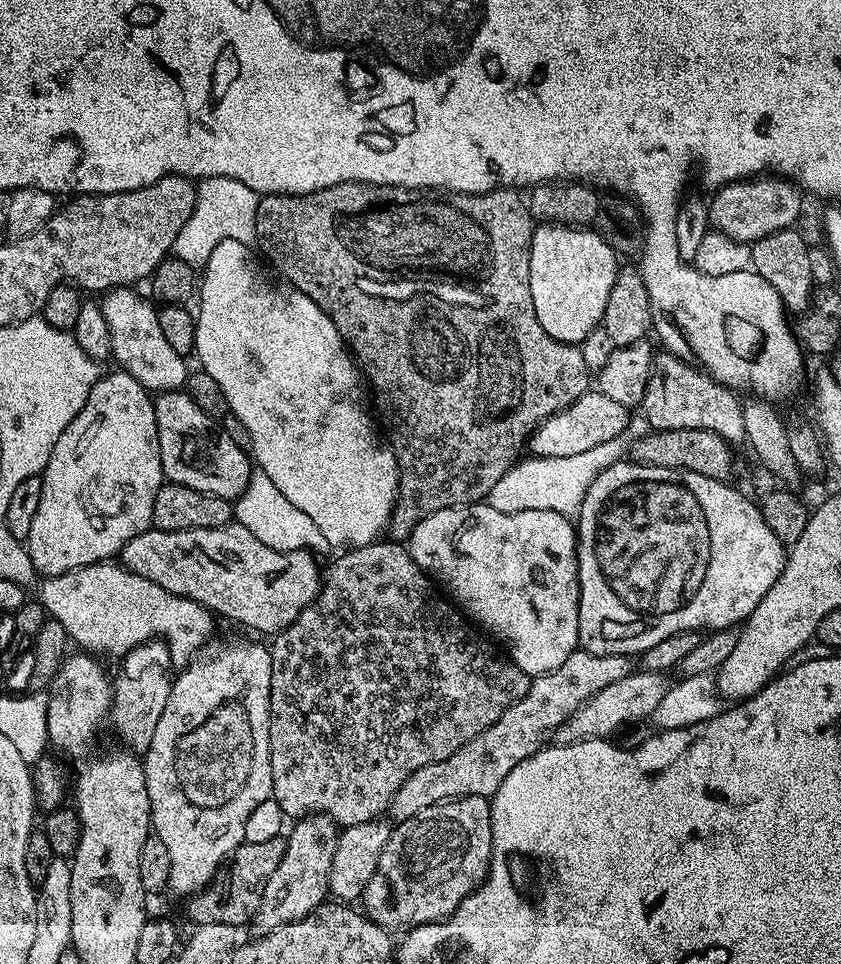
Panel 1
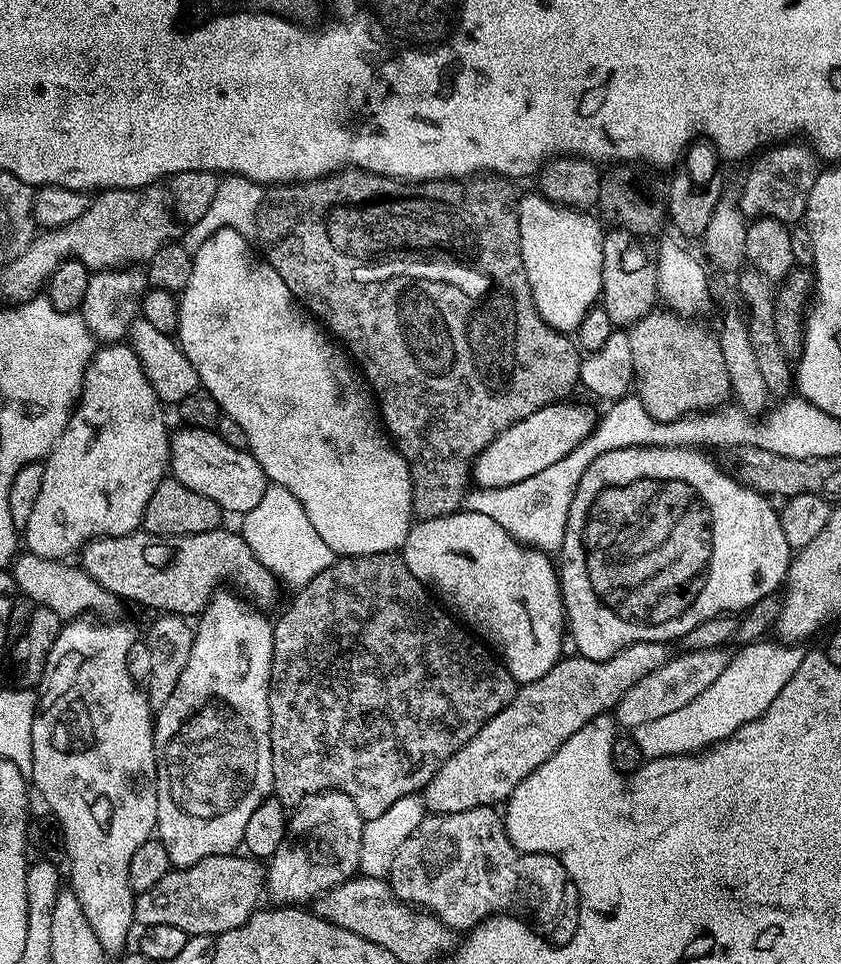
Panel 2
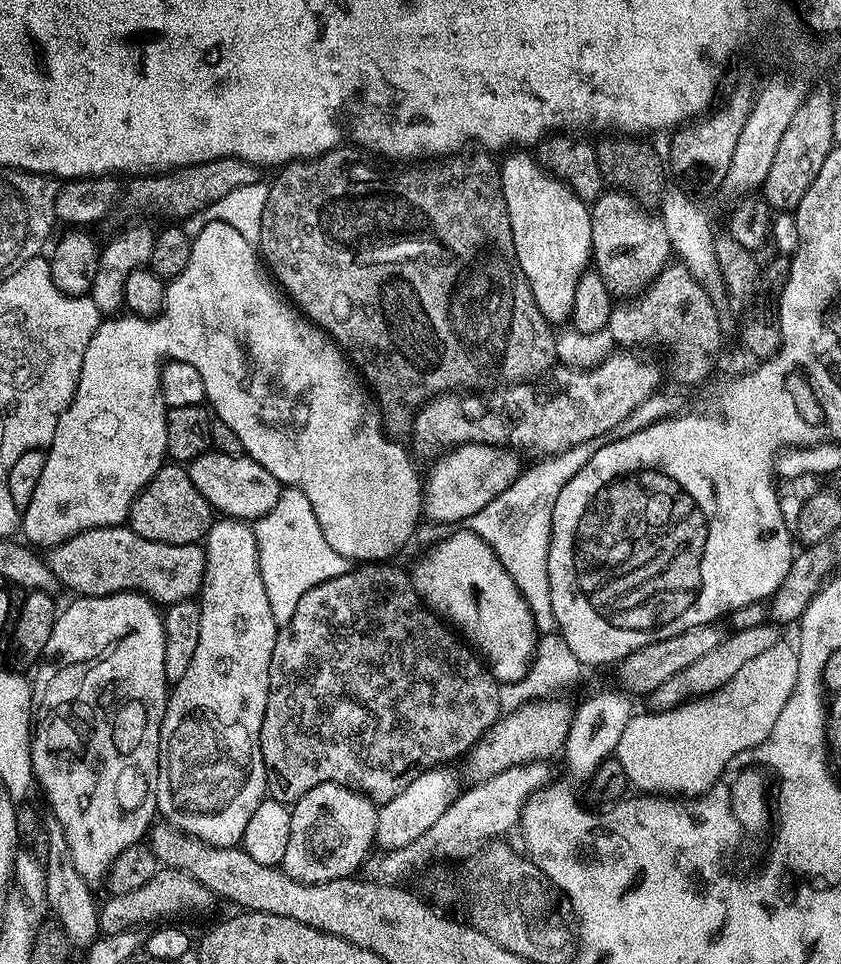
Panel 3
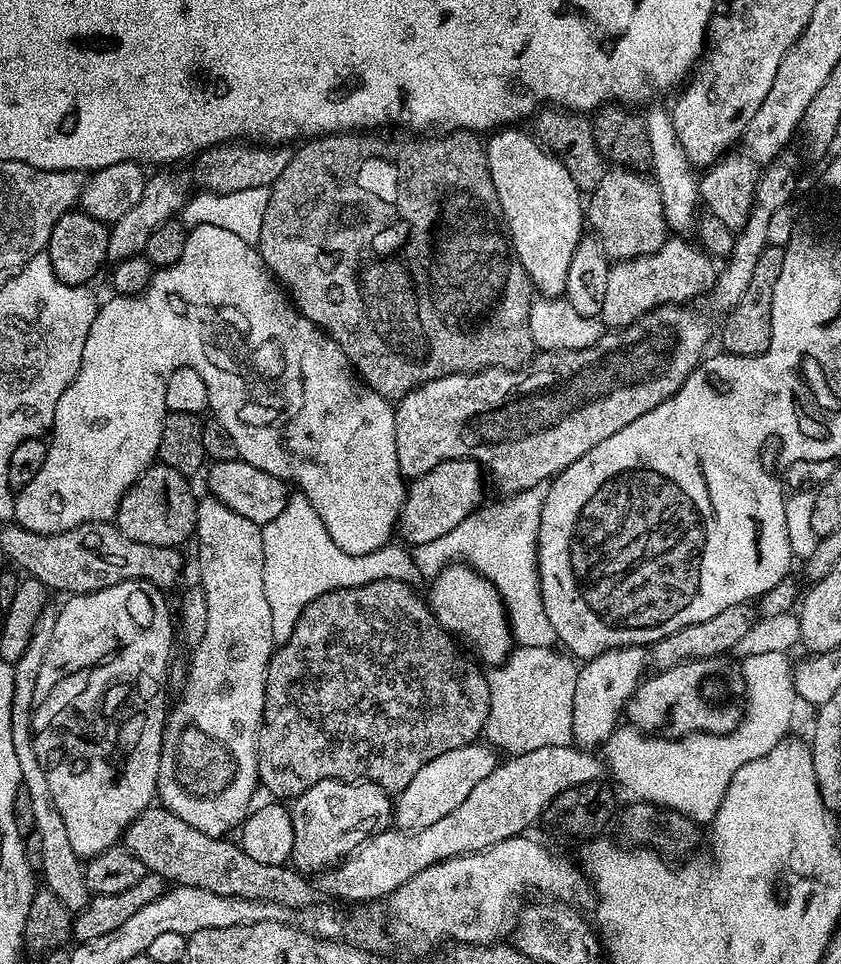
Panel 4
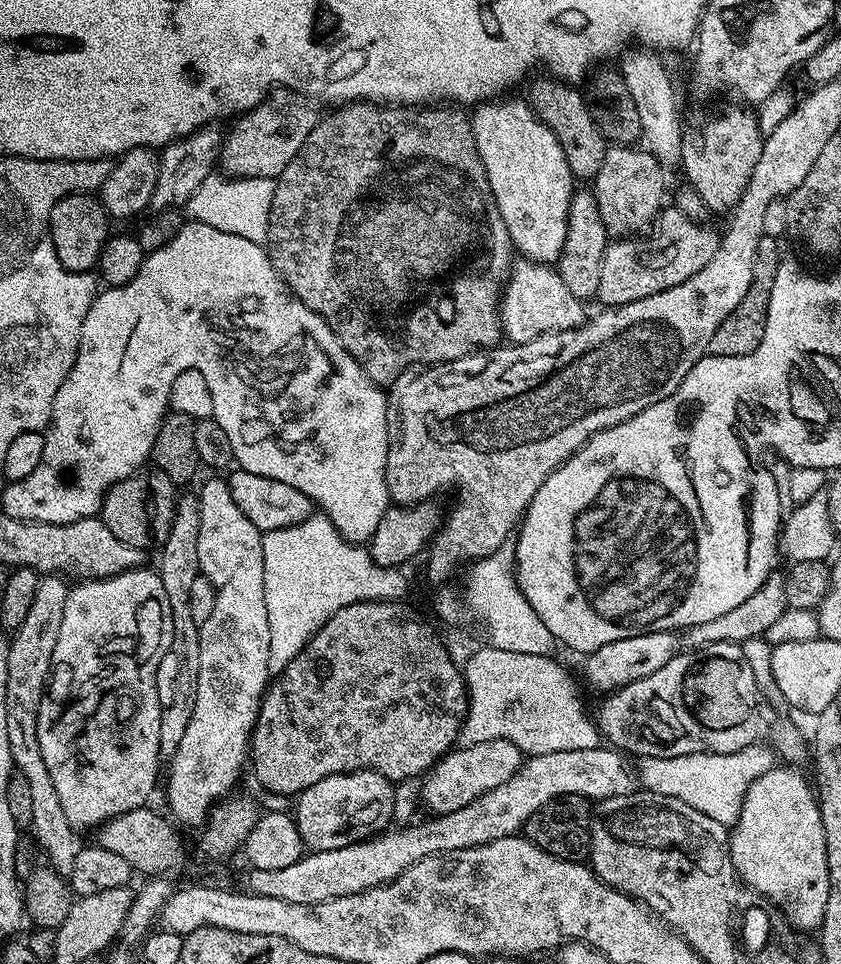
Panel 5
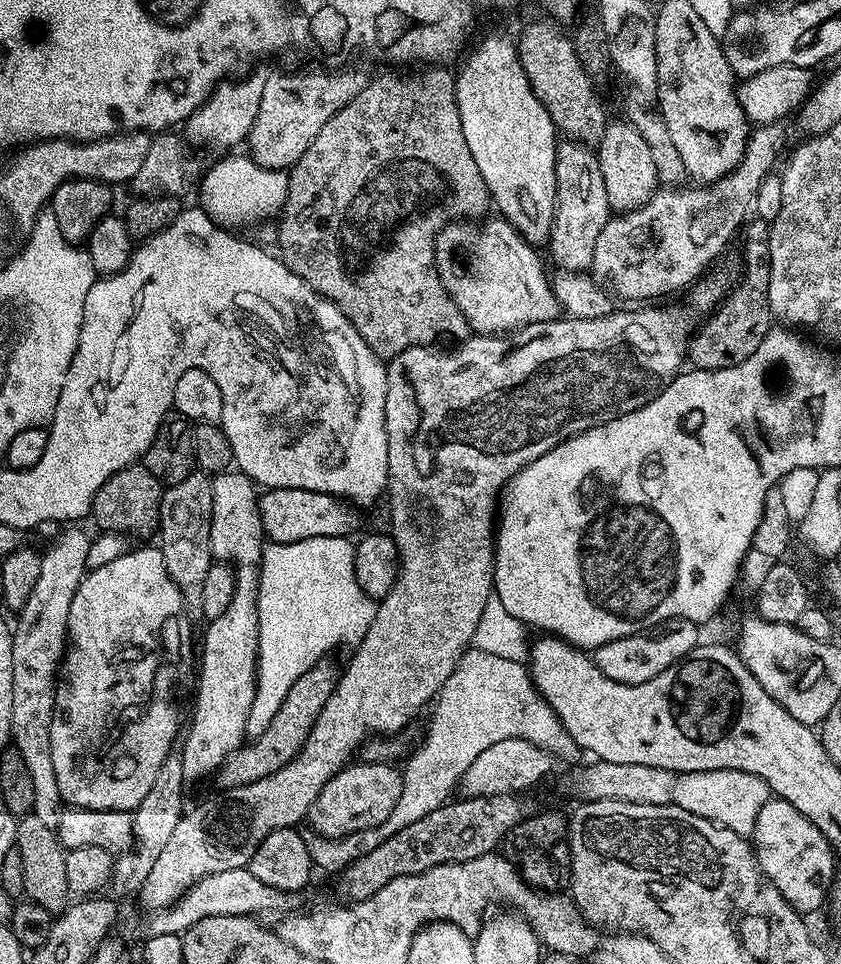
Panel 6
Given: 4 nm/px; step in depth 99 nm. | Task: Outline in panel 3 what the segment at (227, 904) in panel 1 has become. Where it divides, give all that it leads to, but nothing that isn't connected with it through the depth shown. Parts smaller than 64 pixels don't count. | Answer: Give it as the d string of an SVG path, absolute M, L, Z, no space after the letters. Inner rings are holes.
M161 867L150 882L130 890L130 894L109 895L108 901L99 905L101 933L126 932L135 929L135 924L156 926L161 922L176 922L179 916L200 916L214 901L214 896L199 881L185 876L179 868Z

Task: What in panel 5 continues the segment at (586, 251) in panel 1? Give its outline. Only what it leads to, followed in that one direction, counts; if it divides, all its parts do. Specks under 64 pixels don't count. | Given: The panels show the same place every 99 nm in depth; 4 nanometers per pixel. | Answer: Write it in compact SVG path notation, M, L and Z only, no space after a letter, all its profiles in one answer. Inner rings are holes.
M497 98L481 103L471 113L478 154L482 158L482 166L486 166L486 178L490 182L498 214L502 214L502 222L506 222L513 249L525 260L552 266L564 252L574 177L566 162L566 154L562 154L562 146L558 146L558 138L554 138L551 130L533 114L527 99L508 99L512 98Z

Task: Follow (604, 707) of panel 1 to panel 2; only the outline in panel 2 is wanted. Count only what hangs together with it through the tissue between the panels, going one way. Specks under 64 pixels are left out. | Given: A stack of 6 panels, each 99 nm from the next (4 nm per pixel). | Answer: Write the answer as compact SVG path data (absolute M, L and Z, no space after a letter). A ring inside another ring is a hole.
M715 648L714 650L698 650L697 652L681 651L680 656L673 655L654 674L646 674L642 682L630 686L626 694L616 704L614 715L621 724L621 729L635 730L642 726L642 722L654 722L654 718L662 718L665 714L670 714L673 710L678 710L681 706L686 706L686 702L692 702L710 682L726 670L730 656L724 648Z

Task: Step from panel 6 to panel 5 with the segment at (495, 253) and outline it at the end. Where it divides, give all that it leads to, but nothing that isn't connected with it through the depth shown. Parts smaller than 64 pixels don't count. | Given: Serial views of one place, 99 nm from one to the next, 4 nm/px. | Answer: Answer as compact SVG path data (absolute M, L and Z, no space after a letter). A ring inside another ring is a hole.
M517 259L508 273L500 302L500 327L512 344L525 344L547 332L561 332L583 326L585 305L562 282L559 271L546 264L536 264L533 260Z

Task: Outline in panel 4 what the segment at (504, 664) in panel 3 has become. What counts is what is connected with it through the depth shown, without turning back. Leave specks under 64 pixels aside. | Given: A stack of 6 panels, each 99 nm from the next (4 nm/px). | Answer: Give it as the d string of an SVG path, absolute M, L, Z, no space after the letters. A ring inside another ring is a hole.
M463 562L445 564L435 576L431 577L430 584L432 589L426 592L426 603L441 626L481 665L503 664L514 647L514 641L504 600L495 586L475 568Z

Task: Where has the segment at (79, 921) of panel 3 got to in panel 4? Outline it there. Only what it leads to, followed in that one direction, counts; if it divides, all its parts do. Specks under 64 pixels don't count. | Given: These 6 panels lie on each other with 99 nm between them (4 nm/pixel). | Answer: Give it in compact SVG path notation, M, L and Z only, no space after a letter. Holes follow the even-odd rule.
M49 606L42 610L42 614L38 618L38 622L34 626L34 634L30 638L30 646L26 646L26 654L22 654L22 658L18 658L18 662L14 665L12 673L14 674L14 698L12 699L12 737L14 738L14 754L18 754L18 766L22 770L22 788L28 792L34 806L34 822L36 823L35 835L40 836L40 864L38 860L38 868L42 873L43 887L49 888L54 895L63 902L67 908L79 910L85 908L90 899L90 893L86 886L84 878L84 864L82 857L74 854L74 846L70 846L70 838L66 834L66 822L62 822L62 814L58 814L58 806L54 806L52 795L50 794L50 782L46 782L46 774L44 773L44 765L42 758L36 752L34 743L34 725L32 722L32 713L34 705L37 703L36 684L41 683L40 671L44 665L46 658L46 650L50 650L50 642L54 638L54 626L56 625L55 607Z

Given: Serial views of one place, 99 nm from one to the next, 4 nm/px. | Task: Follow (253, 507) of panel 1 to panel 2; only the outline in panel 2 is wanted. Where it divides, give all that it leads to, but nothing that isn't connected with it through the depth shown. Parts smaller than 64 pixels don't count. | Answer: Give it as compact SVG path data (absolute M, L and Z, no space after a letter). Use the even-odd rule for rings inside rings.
M269 483L266 494L258 501L254 510L243 513L244 520L238 525L238 531L244 537L246 546L276 575L281 585L289 584L292 590L299 590L309 584L322 570L331 566L334 554L326 542L322 542L318 530L310 526L310 518L306 518L306 510L302 510L302 502L286 490L286 486Z

